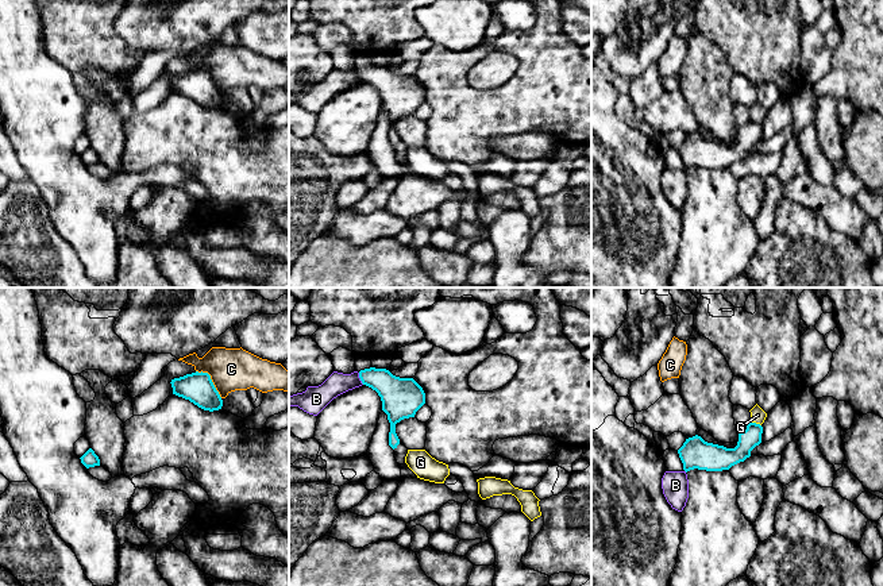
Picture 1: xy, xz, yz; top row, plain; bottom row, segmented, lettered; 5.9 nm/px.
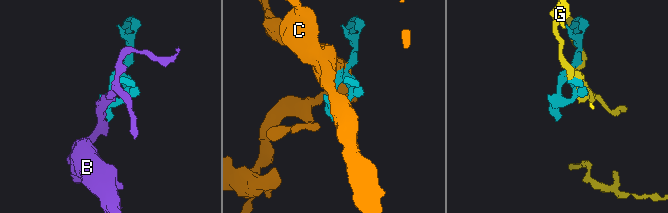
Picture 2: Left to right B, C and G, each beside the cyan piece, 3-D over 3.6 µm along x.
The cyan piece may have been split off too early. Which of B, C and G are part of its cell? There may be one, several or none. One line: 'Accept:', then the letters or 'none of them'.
Accept: none of them

